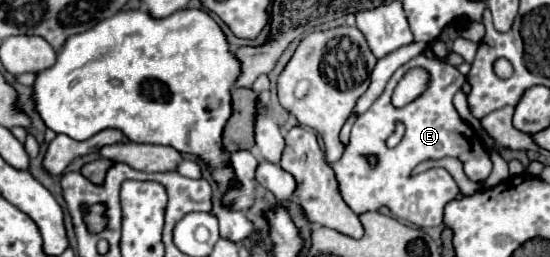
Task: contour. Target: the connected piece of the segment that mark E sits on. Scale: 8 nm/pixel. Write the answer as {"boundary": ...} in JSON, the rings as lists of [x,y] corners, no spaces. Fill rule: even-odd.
{"boundary":[[[417,55],[405,65],[401,65],[389,79],[383,95],[375,99],[375,103],[357,117],[353,129],[351,129],[351,139],[349,145],[339,161],[333,163],[335,175],[341,185],[341,195],[345,203],[357,213],[367,213],[367,211],[377,211],[381,205],[389,207],[391,213],[397,219],[405,219],[415,223],[417,227],[435,227],[443,223],[443,209],[449,201],[453,201],[461,191],[451,173],[443,167],[427,169],[419,175],[411,175],[411,171],[427,159],[443,159],[443,157],[457,157],[463,163],[465,175],[479,183],[489,177],[491,173],[491,159],[481,145],[477,133],[463,123],[459,113],[453,107],[453,95],[463,87],[465,77],[449,63],[425,55]],[[415,67],[421,67],[429,73],[429,85],[427,89],[413,99],[409,105],[403,109],[395,109],[391,105],[391,93],[397,87],[397,83],[403,79],[403,75]],[[397,121],[405,125],[405,137],[403,141],[389,149],[385,145],[387,137],[395,131]],[[375,155],[377,163],[369,165],[367,157]]]}

